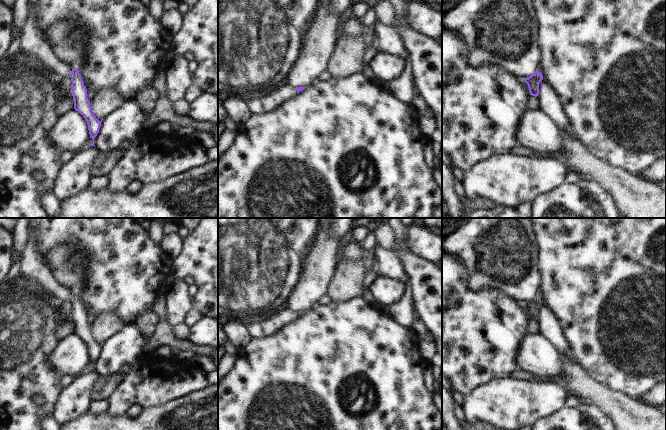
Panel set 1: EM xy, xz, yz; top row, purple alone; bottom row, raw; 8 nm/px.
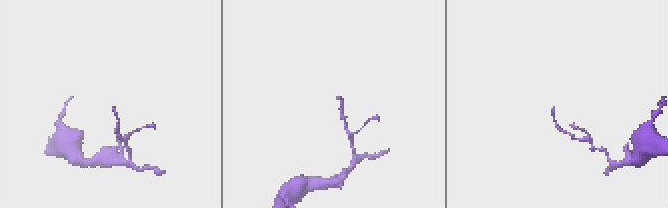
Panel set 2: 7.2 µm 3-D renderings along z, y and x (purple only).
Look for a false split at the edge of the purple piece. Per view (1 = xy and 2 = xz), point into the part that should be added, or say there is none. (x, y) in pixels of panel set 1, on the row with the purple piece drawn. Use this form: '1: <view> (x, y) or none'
1: xy (32, 47)
2: xz (268, 100)

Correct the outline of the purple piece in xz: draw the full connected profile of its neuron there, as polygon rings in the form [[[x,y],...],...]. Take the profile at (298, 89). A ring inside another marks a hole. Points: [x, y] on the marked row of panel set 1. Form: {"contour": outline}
{"contour": [[[285,83],[271,87],[256,97],[247,100],[251,114],[260,114],[275,109],[280,103],[302,91],[305,87],[291,87]]]}

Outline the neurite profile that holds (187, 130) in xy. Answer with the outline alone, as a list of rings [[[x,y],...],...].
[[[186,125],[186,126],[178,126],[177,130],[171,133],[172,137],[182,137],[182,136],[191,136],[196,131],[195,128]]]

